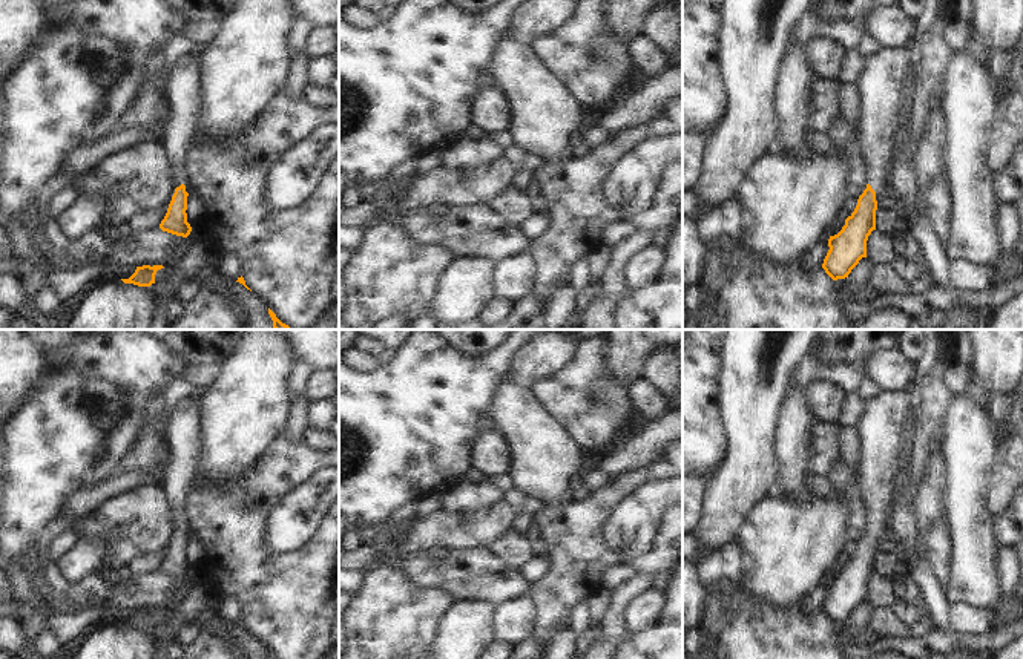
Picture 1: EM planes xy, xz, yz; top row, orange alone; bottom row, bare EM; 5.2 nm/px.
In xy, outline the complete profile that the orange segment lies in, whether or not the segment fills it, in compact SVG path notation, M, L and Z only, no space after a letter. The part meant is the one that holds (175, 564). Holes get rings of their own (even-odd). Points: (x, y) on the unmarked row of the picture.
M183 400L169 423L167 441L172 449L169 467L163 477L163 489L172 512L172 539L167 556L160 567L163 575L187 581L192 575L187 566L187 530L190 529L186 504L196 486L202 458L201 405Z

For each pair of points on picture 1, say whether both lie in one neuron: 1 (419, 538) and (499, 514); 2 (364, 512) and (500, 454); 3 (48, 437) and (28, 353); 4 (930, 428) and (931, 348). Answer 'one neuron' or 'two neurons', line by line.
1: one neuron
2: two neurons
3: two neurons
4: two neurons

